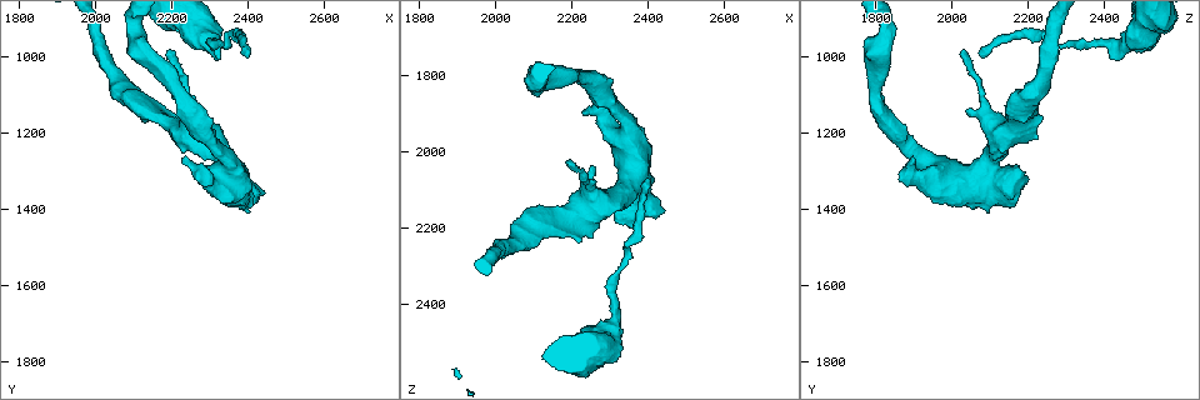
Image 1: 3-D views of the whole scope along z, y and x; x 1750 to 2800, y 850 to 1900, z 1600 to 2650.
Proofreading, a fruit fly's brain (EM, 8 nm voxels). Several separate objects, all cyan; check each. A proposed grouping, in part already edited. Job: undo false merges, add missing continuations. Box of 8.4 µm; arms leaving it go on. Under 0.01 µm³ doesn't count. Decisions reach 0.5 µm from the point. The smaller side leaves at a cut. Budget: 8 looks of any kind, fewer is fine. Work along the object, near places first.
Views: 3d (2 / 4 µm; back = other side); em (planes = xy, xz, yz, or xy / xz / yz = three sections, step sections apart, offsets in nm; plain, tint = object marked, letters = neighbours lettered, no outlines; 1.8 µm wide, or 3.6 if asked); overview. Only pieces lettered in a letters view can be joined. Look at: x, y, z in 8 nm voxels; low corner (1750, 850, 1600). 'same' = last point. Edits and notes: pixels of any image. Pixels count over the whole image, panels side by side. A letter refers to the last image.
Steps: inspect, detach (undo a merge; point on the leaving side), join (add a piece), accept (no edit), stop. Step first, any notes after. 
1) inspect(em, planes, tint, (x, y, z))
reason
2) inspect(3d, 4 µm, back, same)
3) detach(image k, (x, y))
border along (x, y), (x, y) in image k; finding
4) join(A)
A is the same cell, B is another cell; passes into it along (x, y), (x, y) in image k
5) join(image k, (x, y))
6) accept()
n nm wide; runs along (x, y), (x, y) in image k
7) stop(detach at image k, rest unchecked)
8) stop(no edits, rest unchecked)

inspect(3d, 4 µm, (2230, 1270, 1885))
an open end

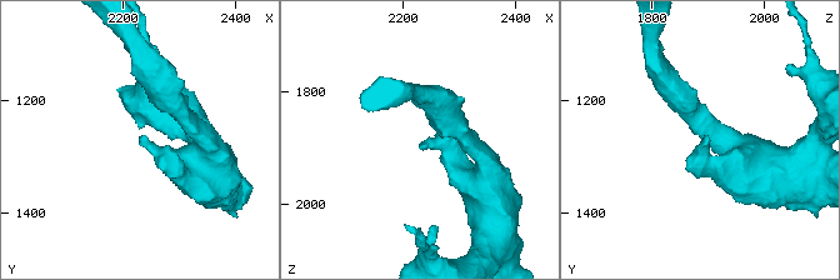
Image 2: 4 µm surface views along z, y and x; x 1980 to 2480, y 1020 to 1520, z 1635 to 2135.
inspect(em, planes, letters, (2235, 1270, 1890))

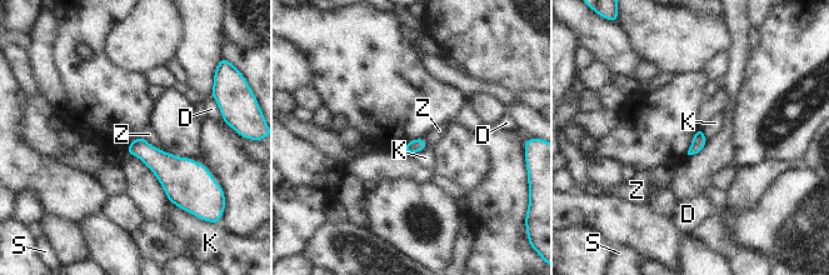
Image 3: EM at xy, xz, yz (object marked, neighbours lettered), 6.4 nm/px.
accept()
D, K, S and Z are other cells; border along (141, 134), (149, 143), (166, 153) in image 3; none of them fits

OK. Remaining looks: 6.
inspect(3d, 4 µm, (2250, 1205, 2230))
an open end

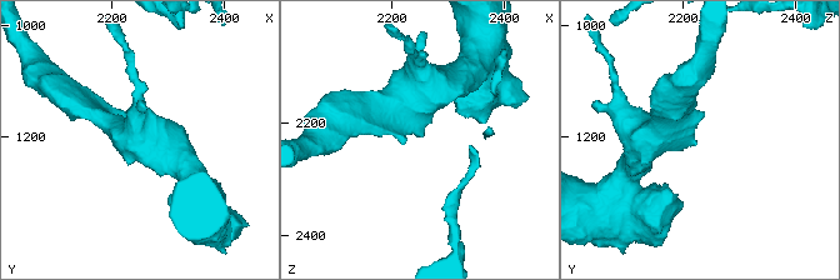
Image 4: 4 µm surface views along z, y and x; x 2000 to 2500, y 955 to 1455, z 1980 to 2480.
inspect(em, yz, step 16, tint, (2250, 1210, 2230))
now the EM

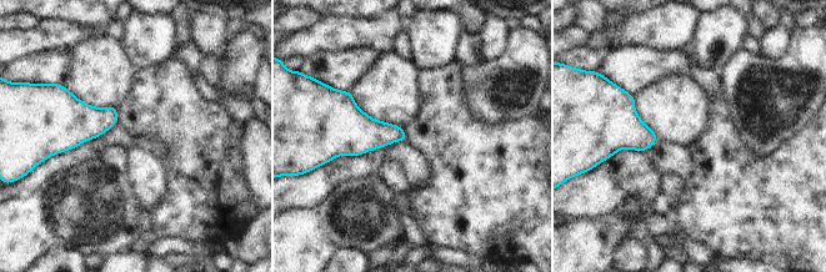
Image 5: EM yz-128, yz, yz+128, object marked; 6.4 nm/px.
inspect(em, planes, letters, same)
cut it another way

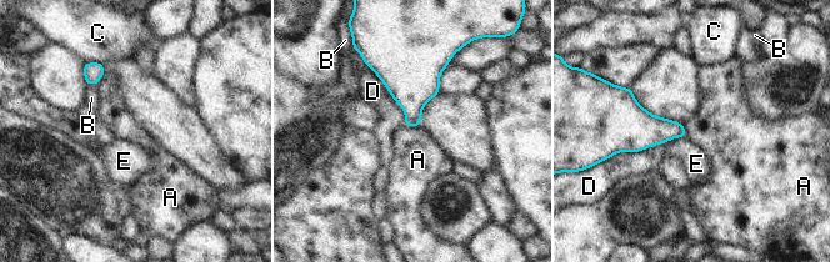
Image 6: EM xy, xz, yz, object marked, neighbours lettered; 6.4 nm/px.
accept()
A, B, C, D and E are other cells; border along (104, 64), (104, 75), (95, 84) in image 6; none of them fits

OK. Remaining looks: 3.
inspect(em, planes, tint, (2180, 995, 2025))
thin end

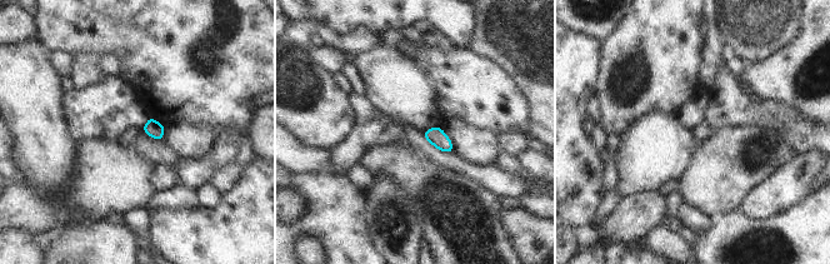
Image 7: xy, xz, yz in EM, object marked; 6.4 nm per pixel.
inspect(em, planes, letters, same)

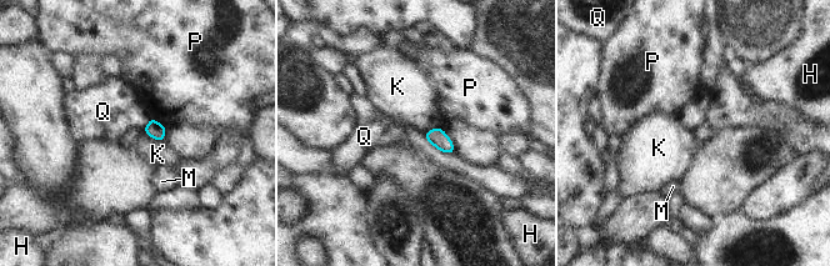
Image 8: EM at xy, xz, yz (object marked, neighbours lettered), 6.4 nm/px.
accept()
110 nm wide; H, K, M, P and Q are other cells; border along (150, 118), (141, 130) in image 8; none of them fits

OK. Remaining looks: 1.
stop(no edits, rest unchecked)

